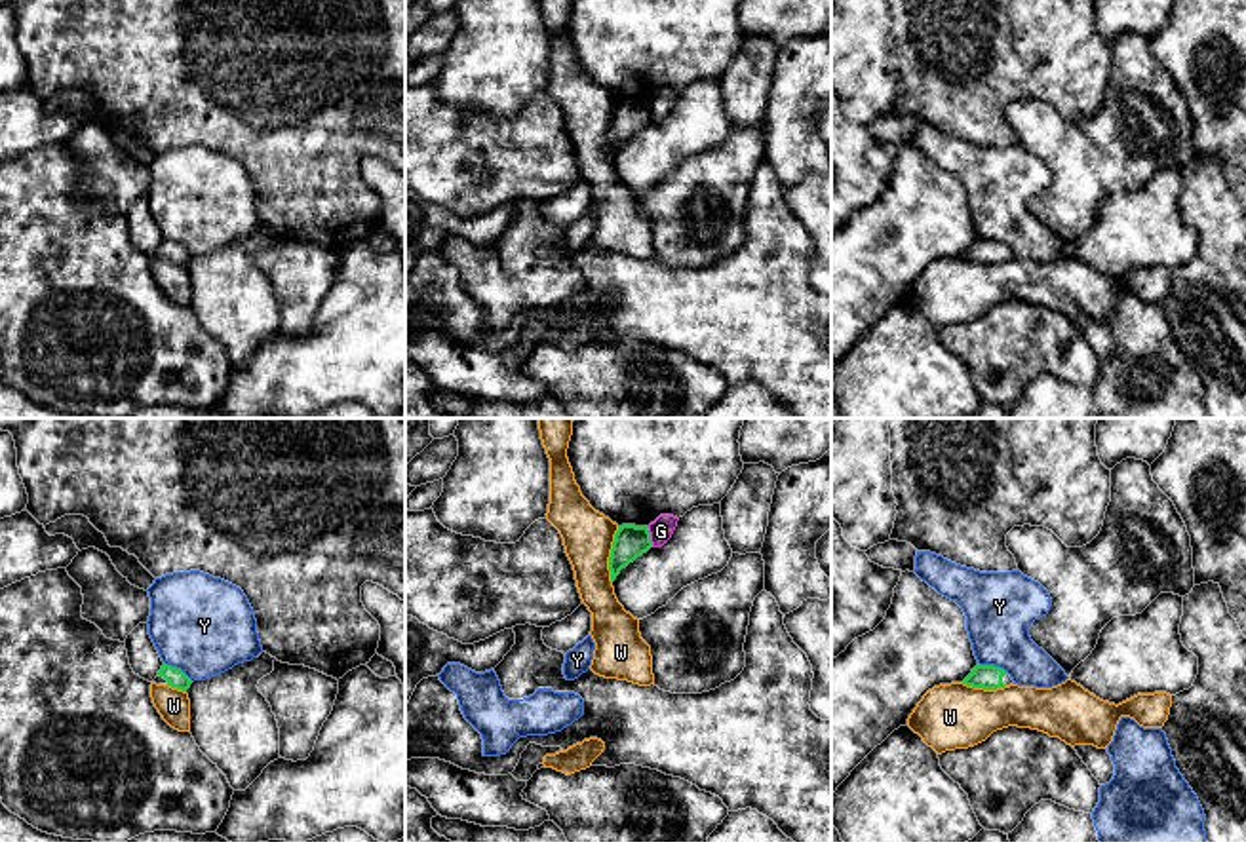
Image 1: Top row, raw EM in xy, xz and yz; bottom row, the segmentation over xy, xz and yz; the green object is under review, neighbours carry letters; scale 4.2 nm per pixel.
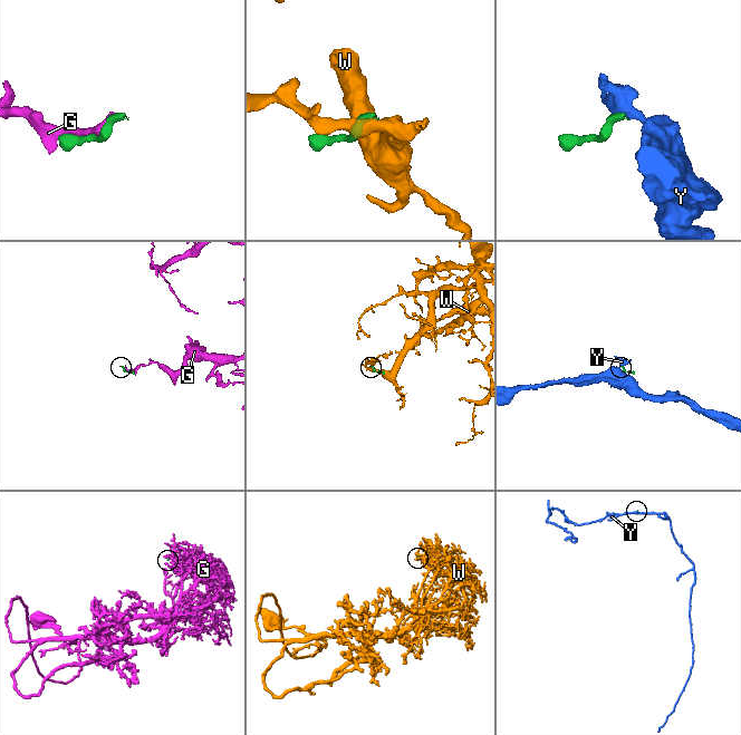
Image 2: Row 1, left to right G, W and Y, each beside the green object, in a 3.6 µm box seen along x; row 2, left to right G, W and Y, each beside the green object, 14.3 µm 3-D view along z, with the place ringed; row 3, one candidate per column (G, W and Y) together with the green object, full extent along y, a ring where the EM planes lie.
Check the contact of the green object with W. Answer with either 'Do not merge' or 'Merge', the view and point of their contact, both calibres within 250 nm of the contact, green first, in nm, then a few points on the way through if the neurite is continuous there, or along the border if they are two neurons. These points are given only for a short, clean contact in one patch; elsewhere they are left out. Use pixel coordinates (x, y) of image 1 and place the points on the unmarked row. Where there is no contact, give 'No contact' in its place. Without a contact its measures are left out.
Do not merge. Touches green at xz (611, 130). Thickness 140 nm (green) against 220 nm. Boundary: xz (619, 101), (609, 132), (611, 156)

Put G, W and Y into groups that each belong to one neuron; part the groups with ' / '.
G / W / Y

